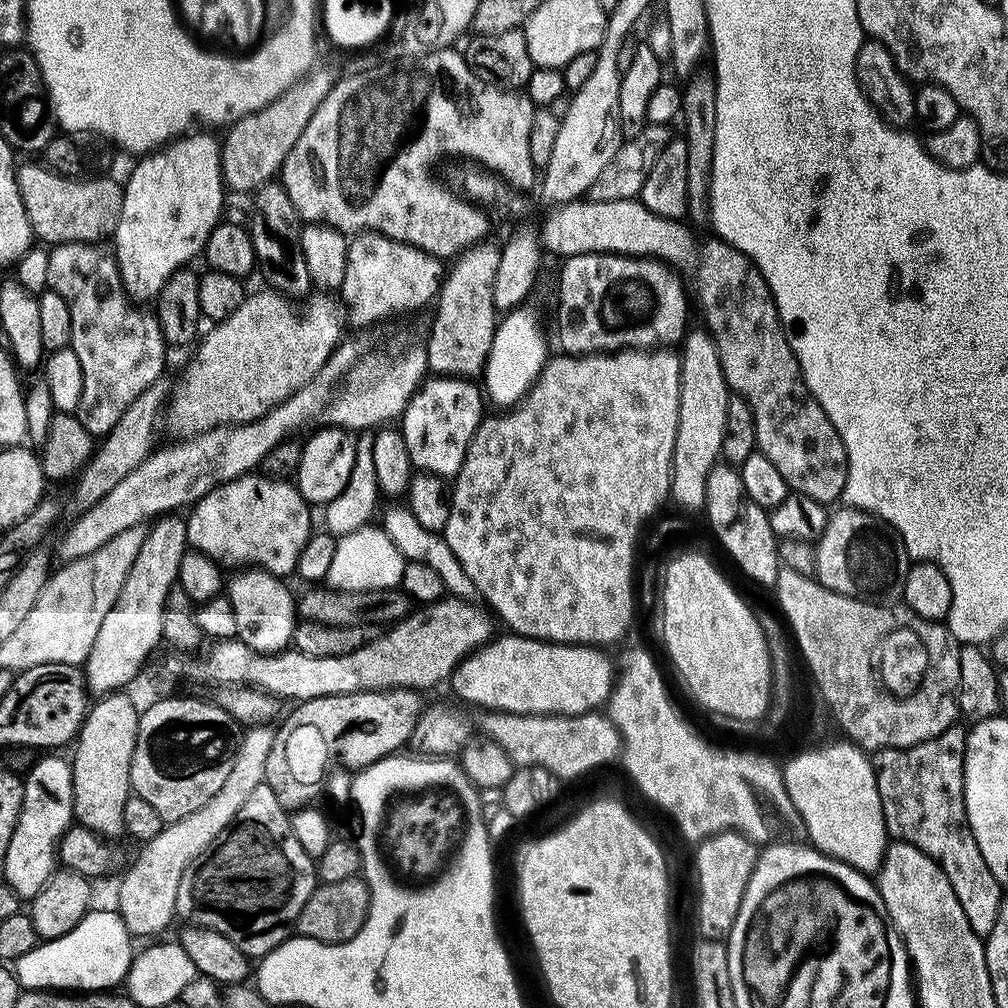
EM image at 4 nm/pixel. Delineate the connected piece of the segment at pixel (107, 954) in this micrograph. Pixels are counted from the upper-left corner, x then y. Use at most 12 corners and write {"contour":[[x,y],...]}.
{"contour":[[89,911],[62,938],[14,961],[24,990],[123,985],[133,937]]}

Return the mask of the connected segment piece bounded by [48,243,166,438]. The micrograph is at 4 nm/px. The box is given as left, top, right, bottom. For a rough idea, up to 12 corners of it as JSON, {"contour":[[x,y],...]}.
{"contour":[[99,243],[57,244],[70,306],[74,414],[103,438],[165,375],[155,311]]}

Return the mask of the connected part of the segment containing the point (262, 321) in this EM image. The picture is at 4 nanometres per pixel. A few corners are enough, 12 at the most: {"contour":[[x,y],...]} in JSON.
{"contour":[[273,288],[213,323],[166,404],[172,438],[249,424],[346,329]]}

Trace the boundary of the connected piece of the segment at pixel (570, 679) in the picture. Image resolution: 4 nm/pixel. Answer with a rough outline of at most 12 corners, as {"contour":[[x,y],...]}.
{"contour":[[497,635],[450,685],[480,710],[577,716],[612,694],[596,646]]}

